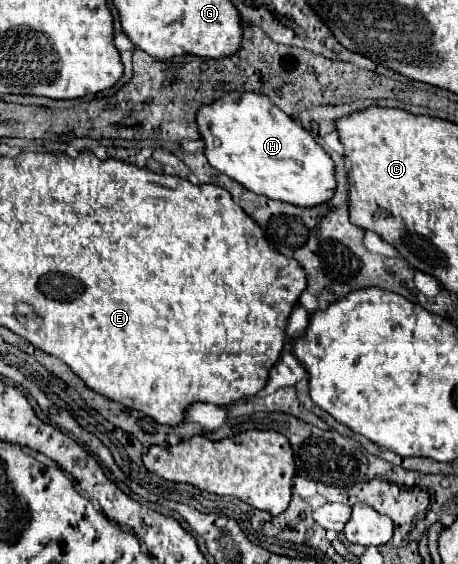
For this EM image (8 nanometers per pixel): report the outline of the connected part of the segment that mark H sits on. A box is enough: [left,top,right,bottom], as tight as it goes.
[197,93,337,207]

